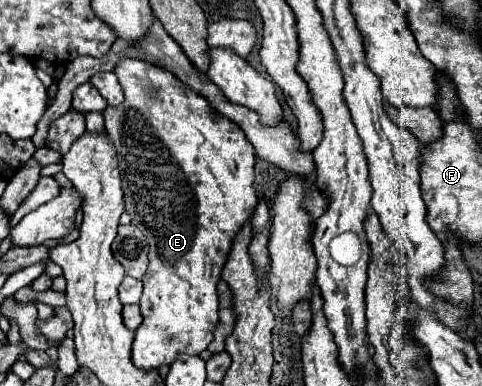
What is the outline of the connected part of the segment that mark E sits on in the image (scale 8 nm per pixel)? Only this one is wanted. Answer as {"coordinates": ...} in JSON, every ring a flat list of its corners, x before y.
{"coordinates":[[123,57,113,73,119,77,125,101,105,109,105,131,117,149,125,211,149,241,149,269,143,275,145,289,139,303,143,323,135,331,133,363,141,369,157,369,159,365,171,365,179,353,199,355,213,341,213,329,219,323,217,283,237,233,257,205,253,189,255,147,237,123,215,113,203,95,189,89,167,69]]}

